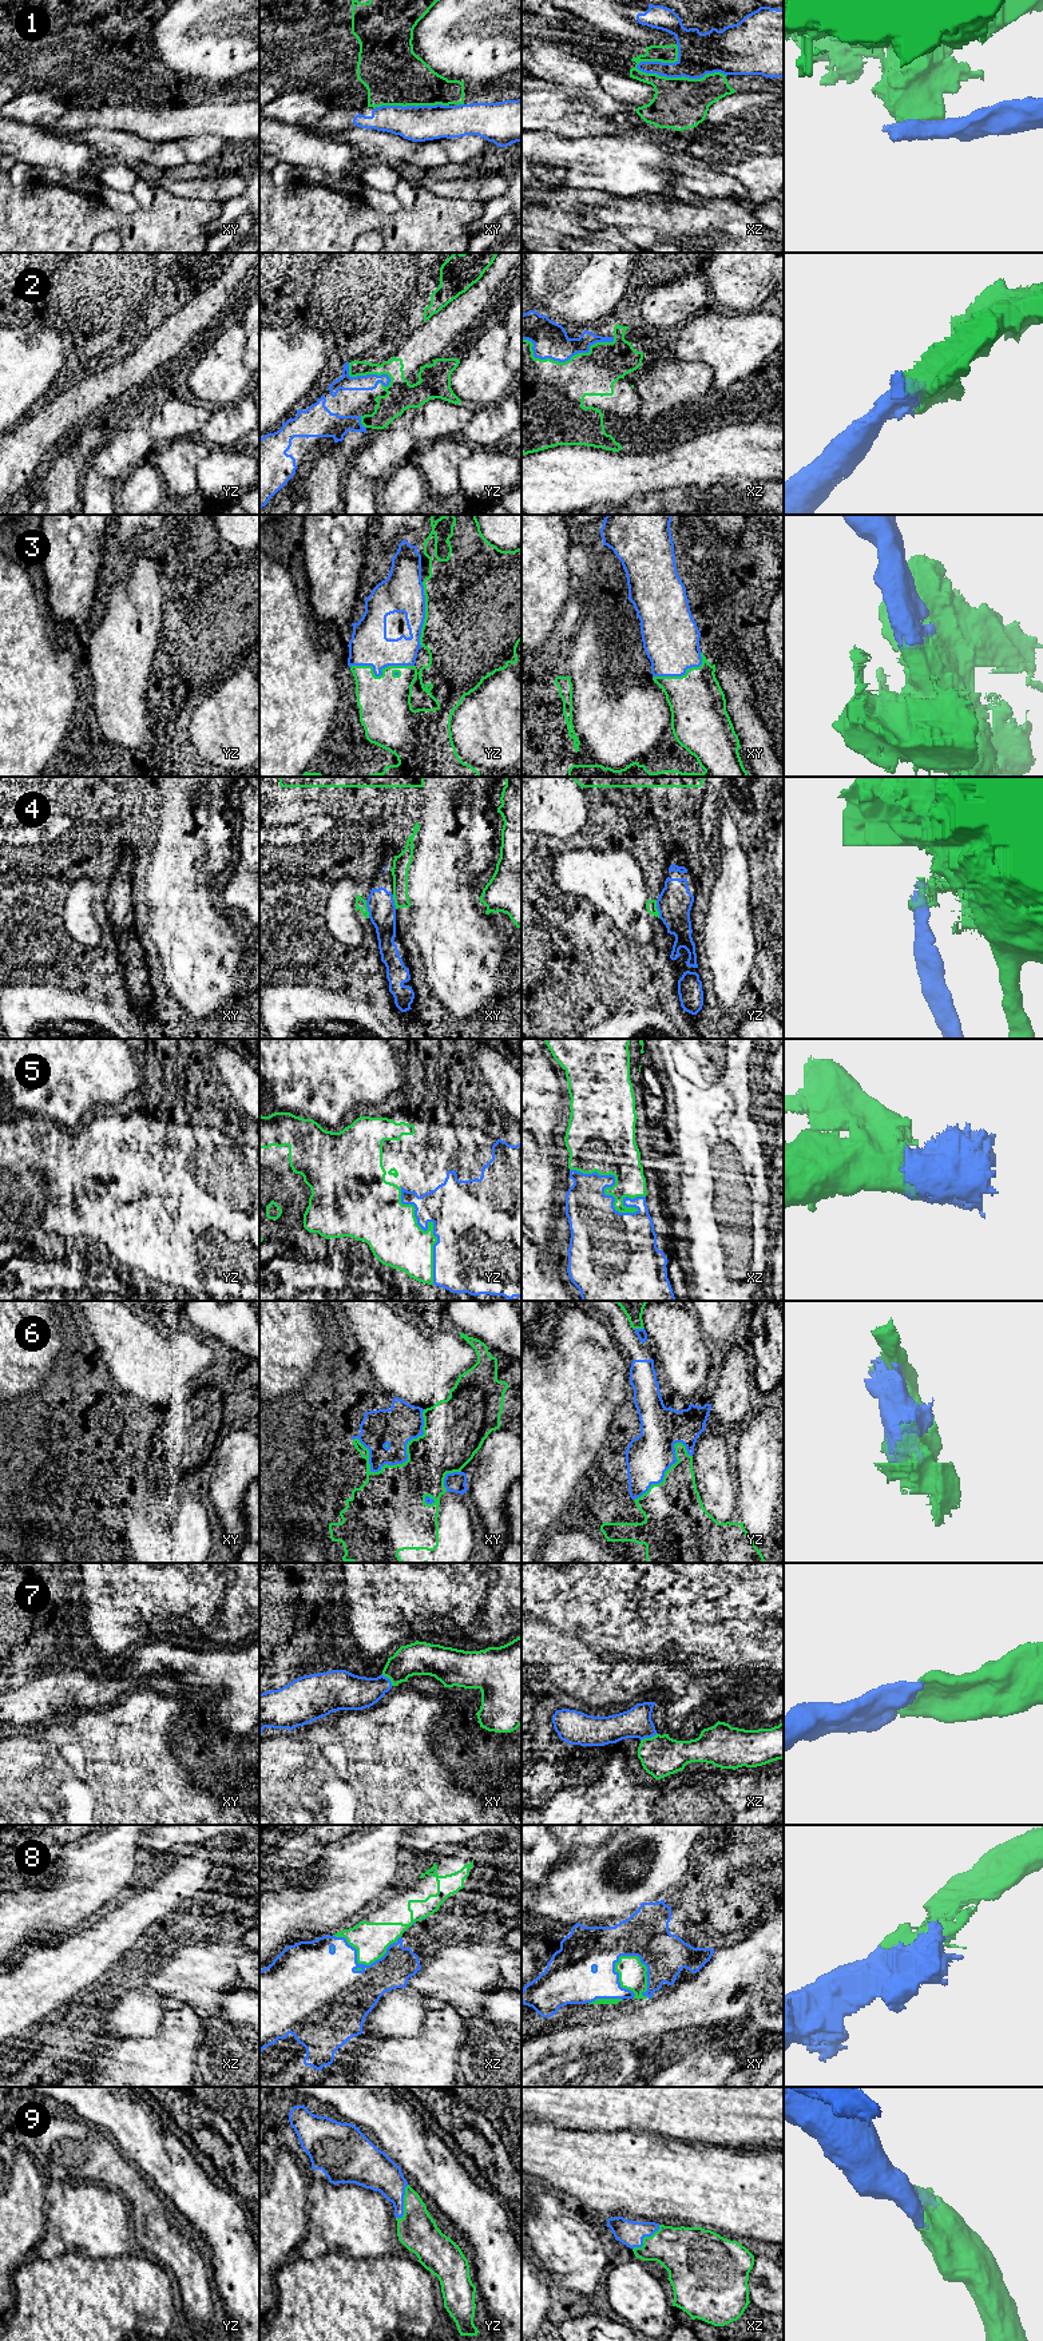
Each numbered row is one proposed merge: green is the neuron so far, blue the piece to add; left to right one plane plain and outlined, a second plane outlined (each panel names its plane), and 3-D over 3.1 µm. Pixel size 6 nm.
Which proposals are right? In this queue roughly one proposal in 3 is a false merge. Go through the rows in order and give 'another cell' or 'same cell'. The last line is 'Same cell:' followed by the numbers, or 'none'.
1: another cell
2: same cell
3: same cell
4: another cell
5: same cell
6: another cell
7: same cell
8: same cell
9: same cell
Same cell: 2, 3, 5, 7, 8, 9

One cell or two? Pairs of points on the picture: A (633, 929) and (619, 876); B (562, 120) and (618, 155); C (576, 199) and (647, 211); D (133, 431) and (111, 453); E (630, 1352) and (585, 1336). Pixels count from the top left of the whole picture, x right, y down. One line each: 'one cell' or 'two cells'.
A: one cell
B: two cells
C: two cells
D: one cell
E: two cells

